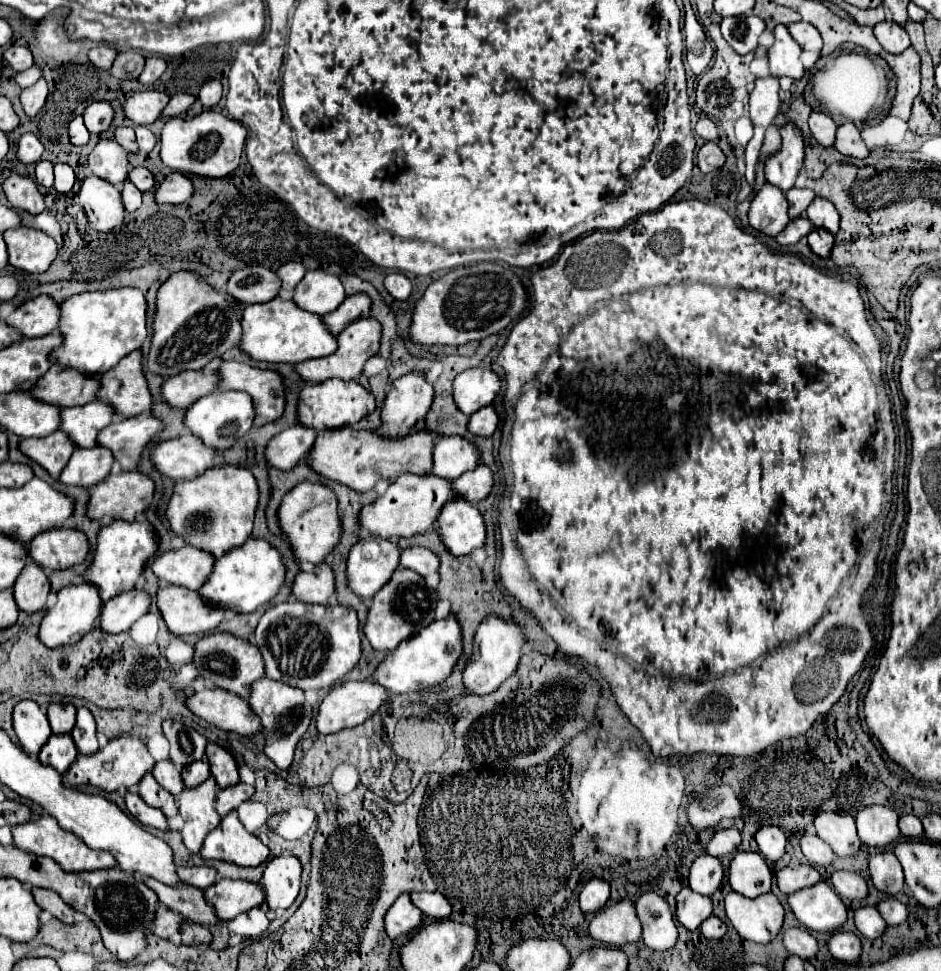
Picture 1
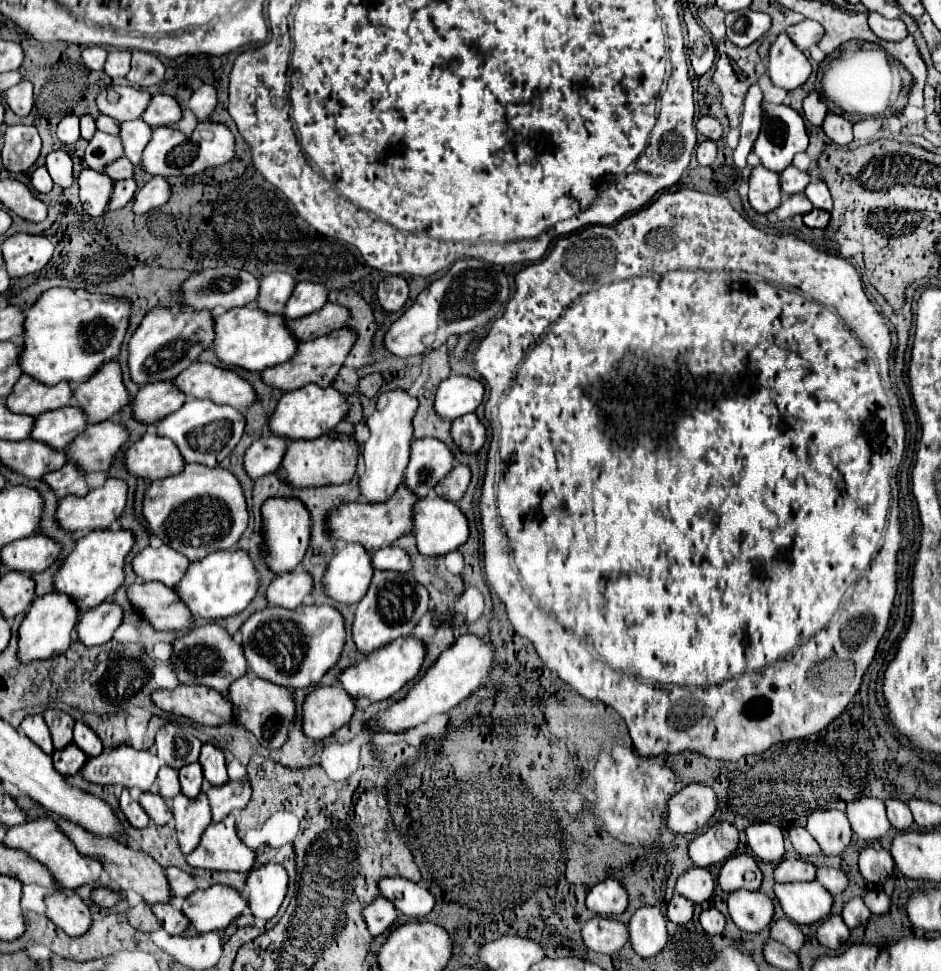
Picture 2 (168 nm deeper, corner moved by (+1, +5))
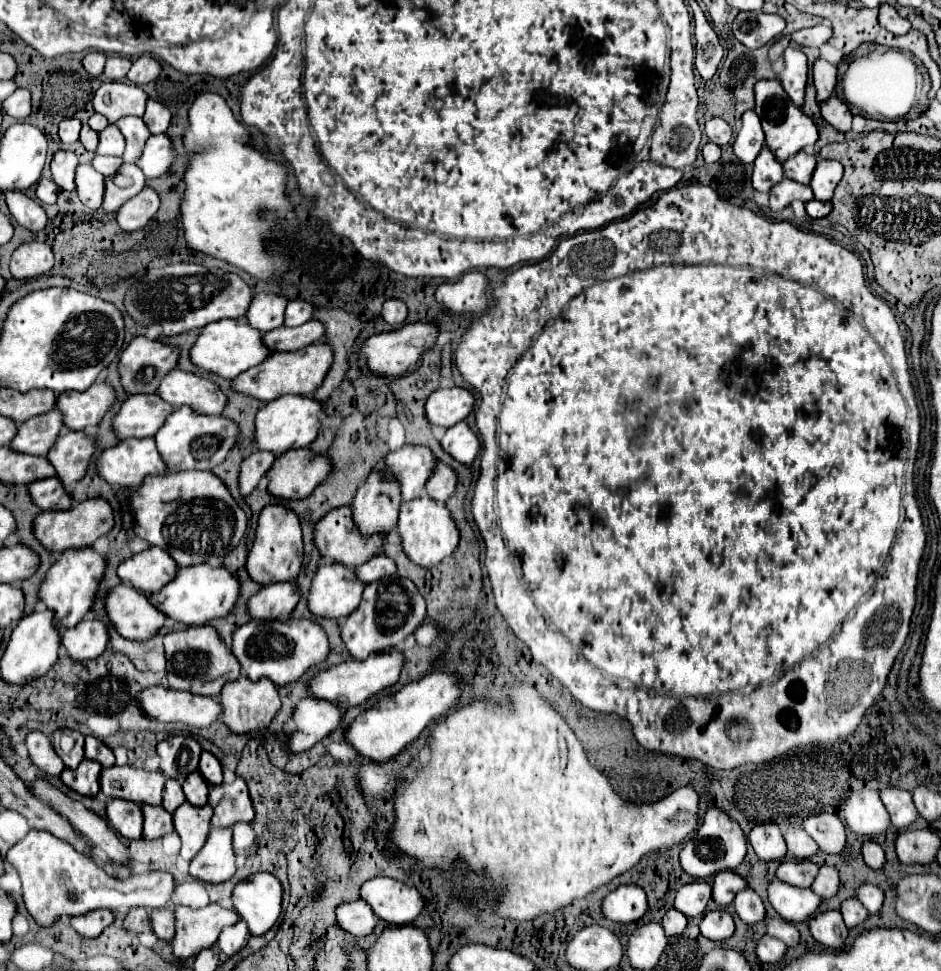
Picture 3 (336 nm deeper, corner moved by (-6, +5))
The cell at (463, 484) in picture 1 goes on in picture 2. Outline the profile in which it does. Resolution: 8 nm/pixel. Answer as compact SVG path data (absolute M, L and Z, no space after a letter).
M455 465L449 475L435 485L435 493L447 501L459 501L471 481L471 471L465 465Z

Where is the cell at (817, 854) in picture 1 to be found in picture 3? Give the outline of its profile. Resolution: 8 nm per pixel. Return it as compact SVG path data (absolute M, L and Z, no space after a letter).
M788 827L784 831L784 839L788 845L788 853L796 859L808 859L818 853L816 841L802 827Z

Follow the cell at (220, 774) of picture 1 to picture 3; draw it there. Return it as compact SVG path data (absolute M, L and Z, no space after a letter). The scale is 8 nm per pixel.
M202 751L198 771L202 773L202 777L210 785L220 785L222 783L222 765L220 765L220 761L210 751Z

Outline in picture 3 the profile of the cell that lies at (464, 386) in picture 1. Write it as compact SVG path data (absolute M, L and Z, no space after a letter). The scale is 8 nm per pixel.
M466 387L438 389L426 401L428 421L432 425L448 429L470 415L474 401L474 393Z

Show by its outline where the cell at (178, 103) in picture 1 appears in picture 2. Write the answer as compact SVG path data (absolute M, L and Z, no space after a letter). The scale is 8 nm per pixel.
M153 95L151 103L145 109L145 115L141 115L141 119L151 127L173 125L181 119L181 107L169 95Z

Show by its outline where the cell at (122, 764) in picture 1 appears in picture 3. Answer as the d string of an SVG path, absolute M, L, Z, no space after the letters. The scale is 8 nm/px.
M112 765L104 767L100 773L100 791L106 797L160 805L164 781L166 777L162 771L146 771L132 765Z

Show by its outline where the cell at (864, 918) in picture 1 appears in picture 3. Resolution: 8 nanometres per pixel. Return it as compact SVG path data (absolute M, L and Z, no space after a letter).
M846 899L842 903L840 913L842 913L844 923L846 923L848 929L852 929L852 927L856 927L856 925L860 925L860 923L864 923L868 919L868 911L858 899Z

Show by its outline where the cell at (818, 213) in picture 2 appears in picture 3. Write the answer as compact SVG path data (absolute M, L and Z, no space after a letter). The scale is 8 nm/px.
M812 201L812 203L806 205L806 211L808 211L808 215L812 219L822 219L822 217L832 213L832 203L828 203L828 201L826 203L824 201Z

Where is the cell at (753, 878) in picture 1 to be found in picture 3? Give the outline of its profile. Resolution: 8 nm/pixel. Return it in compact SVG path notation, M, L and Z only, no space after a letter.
M720 871L712 883L712 899L718 905L728 905L742 889L748 889L748 881L742 875L734 871Z

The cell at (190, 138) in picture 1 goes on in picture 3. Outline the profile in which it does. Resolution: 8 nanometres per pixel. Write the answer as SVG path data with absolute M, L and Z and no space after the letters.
M160 133L160 135L152 135L152 139L146 141L138 167L144 171L148 179L154 179L168 173L168 169L174 165L176 159L178 153L172 139L166 133Z

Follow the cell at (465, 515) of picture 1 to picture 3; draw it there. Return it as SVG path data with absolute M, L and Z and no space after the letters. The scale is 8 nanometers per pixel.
M428 497L402 503L398 517L398 531L402 535L404 553L420 567L434 567L440 561L452 557L460 541L460 531L456 531L456 523L452 523L452 515L446 509L446 505L440 505Z

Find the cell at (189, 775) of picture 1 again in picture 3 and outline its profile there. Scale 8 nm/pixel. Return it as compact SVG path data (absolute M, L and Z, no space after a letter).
M198 771L190 773L186 777L186 781L182 783L182 789L186 793L186 799L192 803L192 805L206 805L206 799L208 799L208 783L204 783L202 775Z

